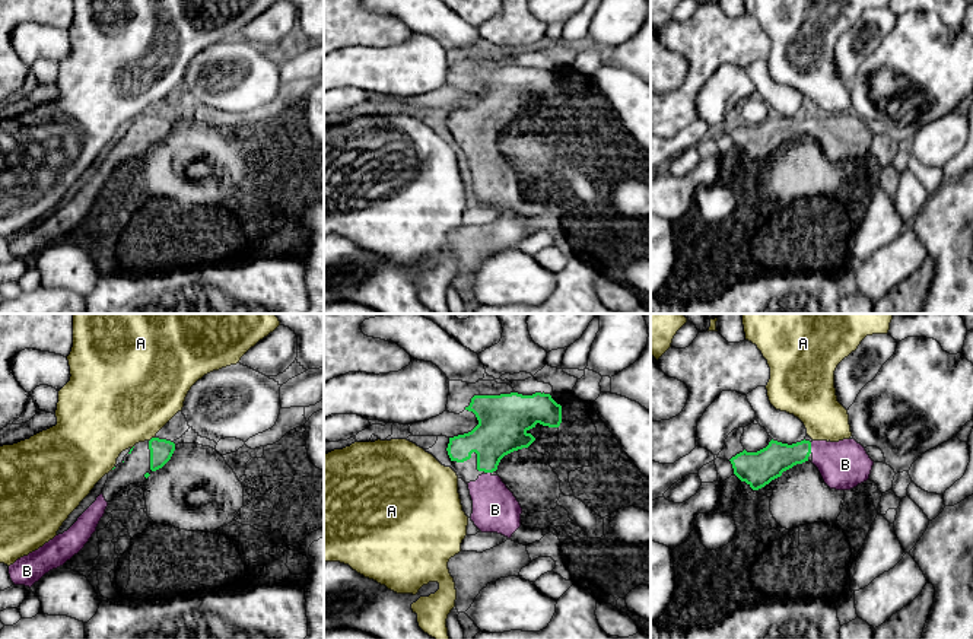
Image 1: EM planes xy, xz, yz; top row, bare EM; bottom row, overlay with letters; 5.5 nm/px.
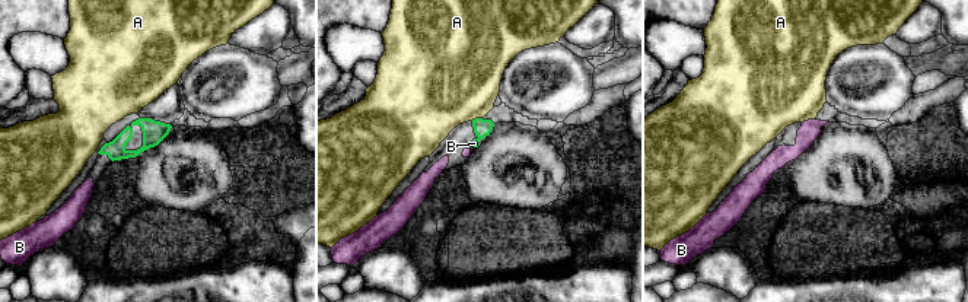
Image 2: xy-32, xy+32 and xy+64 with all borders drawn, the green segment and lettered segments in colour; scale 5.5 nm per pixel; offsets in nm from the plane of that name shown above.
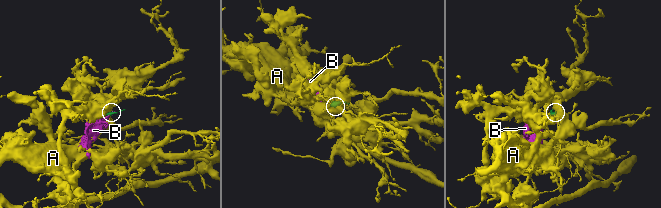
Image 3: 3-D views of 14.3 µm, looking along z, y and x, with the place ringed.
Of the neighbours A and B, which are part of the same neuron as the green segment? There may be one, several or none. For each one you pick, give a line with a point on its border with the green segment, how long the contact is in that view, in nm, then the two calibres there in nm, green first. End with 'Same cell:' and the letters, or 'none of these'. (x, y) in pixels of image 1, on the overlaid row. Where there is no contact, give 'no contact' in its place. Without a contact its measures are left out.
B: yz (810, 448) | 60 nm | 180/260 nm
Same cell: B

